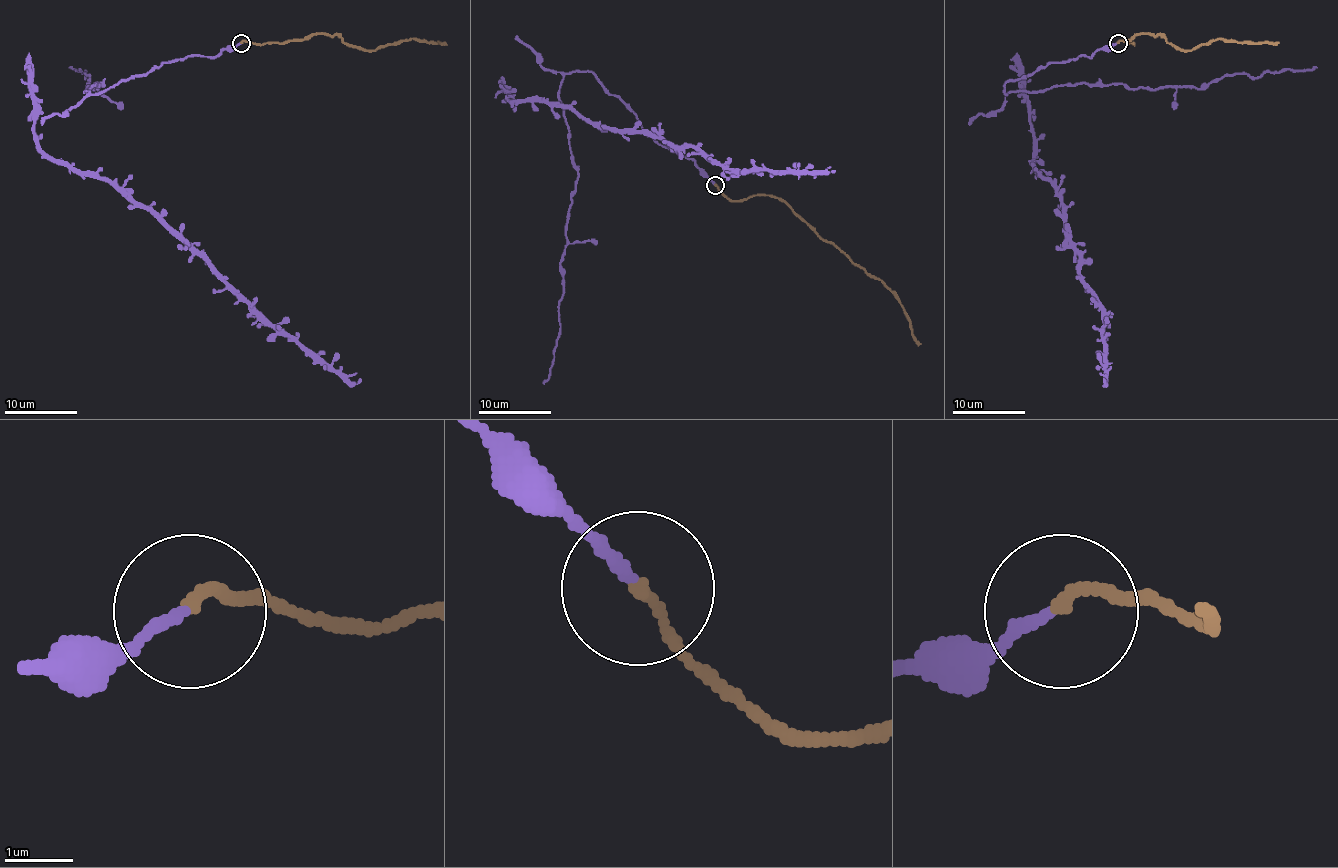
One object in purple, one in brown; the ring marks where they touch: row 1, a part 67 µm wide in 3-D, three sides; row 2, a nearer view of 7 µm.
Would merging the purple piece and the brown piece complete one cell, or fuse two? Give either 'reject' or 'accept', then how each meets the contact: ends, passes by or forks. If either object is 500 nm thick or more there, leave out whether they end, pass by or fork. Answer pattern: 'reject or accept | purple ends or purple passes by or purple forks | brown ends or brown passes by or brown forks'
accept | purple ends | brown ends

